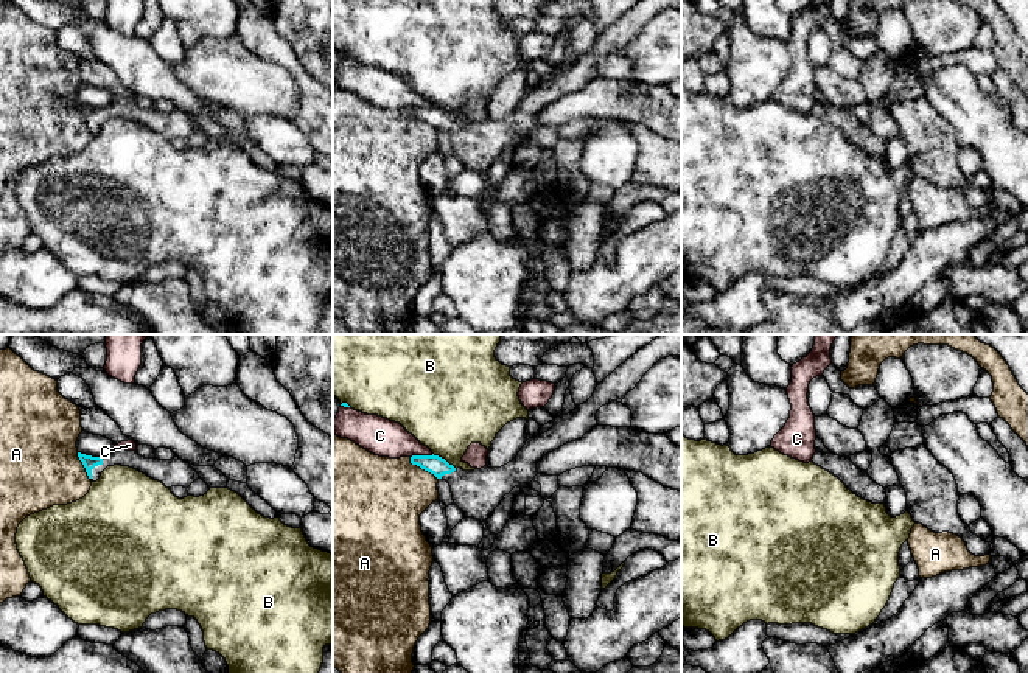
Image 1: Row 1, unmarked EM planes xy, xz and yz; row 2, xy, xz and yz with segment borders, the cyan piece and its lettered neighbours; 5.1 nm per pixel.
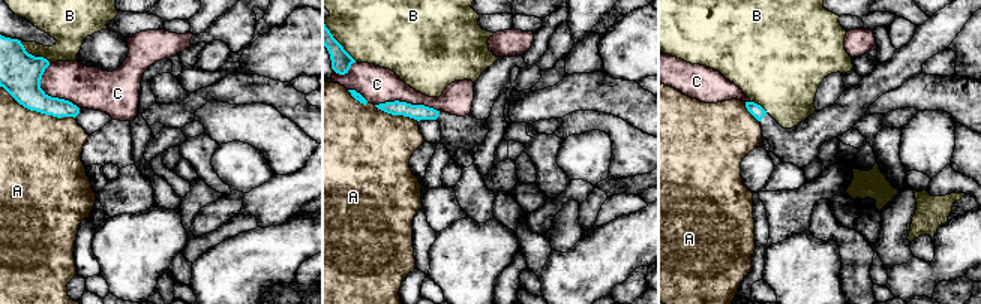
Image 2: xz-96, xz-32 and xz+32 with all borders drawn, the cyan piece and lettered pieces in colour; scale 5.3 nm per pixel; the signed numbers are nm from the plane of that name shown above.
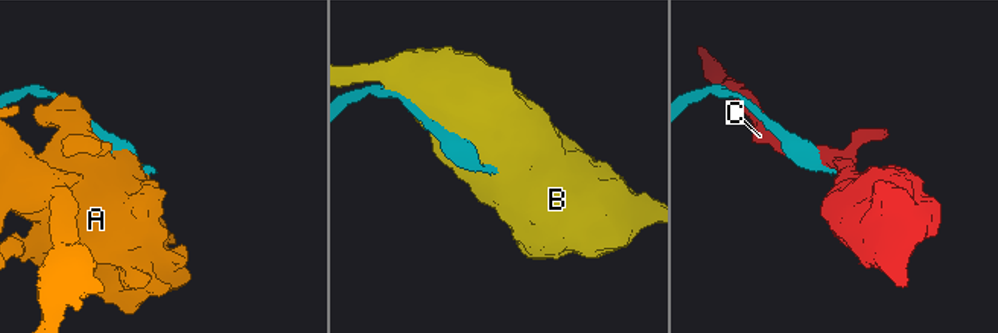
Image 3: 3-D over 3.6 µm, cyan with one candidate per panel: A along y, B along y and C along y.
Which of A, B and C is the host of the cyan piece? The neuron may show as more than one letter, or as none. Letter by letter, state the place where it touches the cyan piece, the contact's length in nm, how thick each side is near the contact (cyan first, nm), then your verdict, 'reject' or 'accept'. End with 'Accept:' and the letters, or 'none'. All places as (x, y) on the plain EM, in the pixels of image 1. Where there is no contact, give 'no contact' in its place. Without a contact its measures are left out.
A: contact xz (422, 120); length 190 nm; calibres 100 and 400 nm; reject
B: contact xz (444, 111); length 150 nm; calibres 100 and 420 nm; reject
C: contact xz (422, 108); length 120 nm; calibres 100 and 190 nm; reject
Accept: none

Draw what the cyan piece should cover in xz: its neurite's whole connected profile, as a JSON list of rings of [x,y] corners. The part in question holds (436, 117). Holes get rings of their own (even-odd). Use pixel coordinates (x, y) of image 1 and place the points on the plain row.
[[[641,0],[621,16],[594,42],[593,48],[571,65],[555,70],[554,78],[535,90],[529,90],[518,107],[501,120],[484,118],[474,123],[454,120],[439,107],[412,107],[411,115],[449,135],[454,155],[465,169],[487,173],[499,154],[515,138],[527,140],[535,131],[537,115],[560,98],[582,90],[599,78],[597,62],[611,54],[622,54],[642,28],[659,12],[681,8],[681,0]]]

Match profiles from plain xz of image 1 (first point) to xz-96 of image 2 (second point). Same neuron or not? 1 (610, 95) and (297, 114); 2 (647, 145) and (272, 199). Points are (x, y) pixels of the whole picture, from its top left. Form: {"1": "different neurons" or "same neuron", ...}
{"1": "same neuron", "2": "different neurons"}

